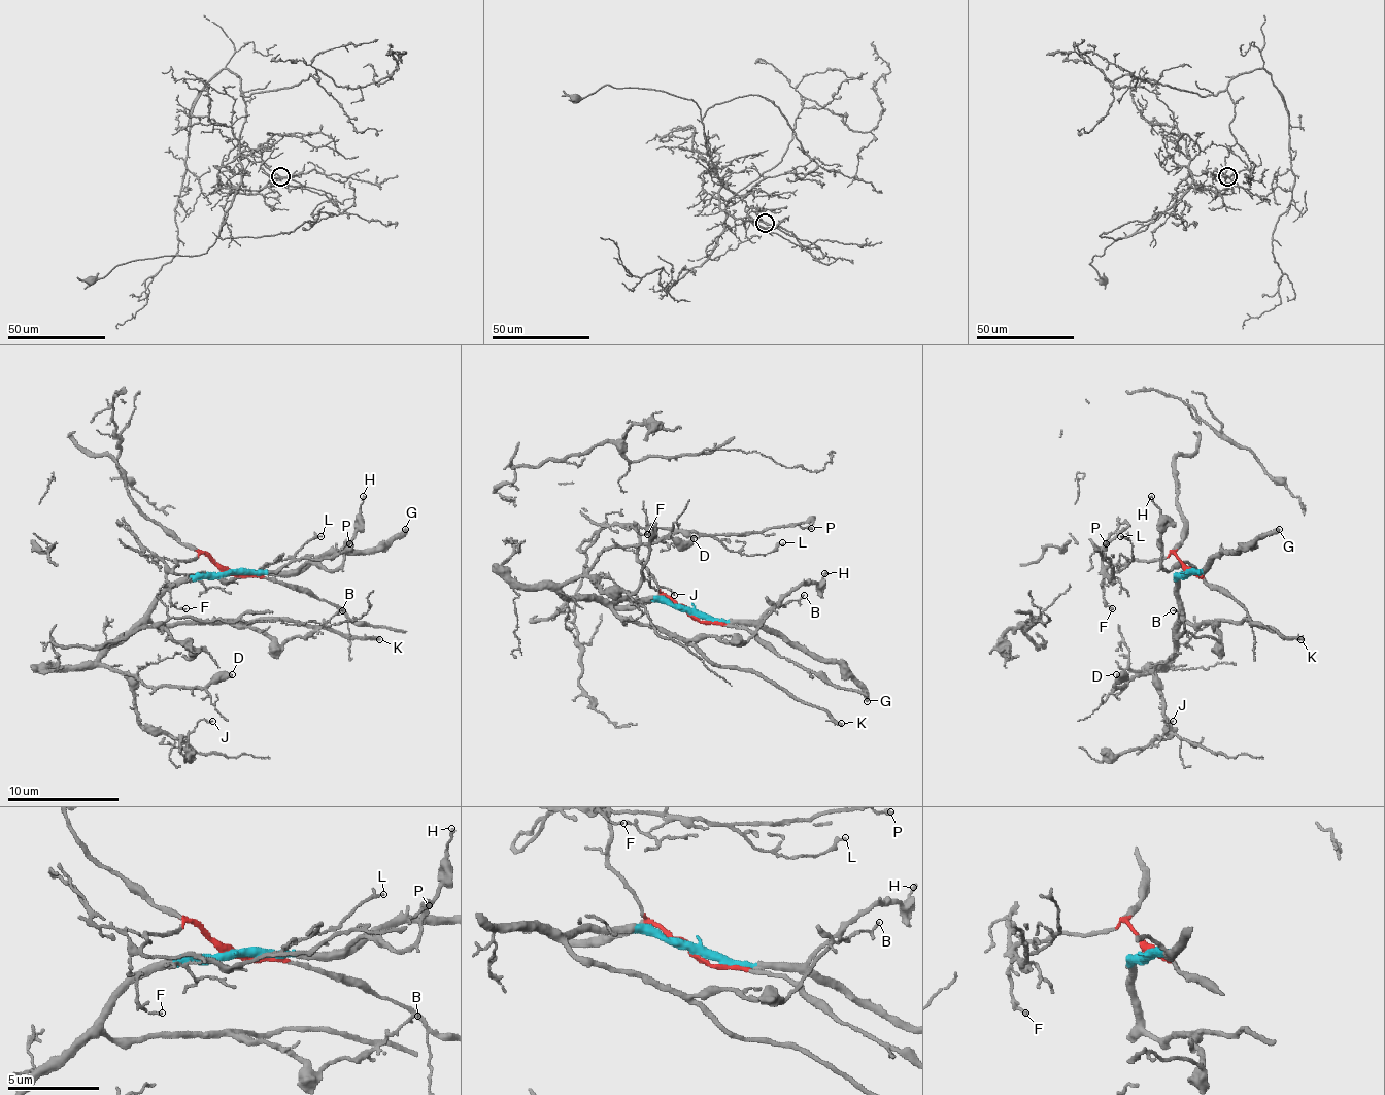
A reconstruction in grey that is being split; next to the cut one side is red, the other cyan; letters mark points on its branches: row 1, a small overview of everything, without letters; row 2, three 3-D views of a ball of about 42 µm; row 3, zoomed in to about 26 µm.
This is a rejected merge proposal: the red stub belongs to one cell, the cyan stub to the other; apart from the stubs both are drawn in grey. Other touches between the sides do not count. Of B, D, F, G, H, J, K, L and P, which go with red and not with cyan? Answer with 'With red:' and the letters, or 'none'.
With red: F, L, P

